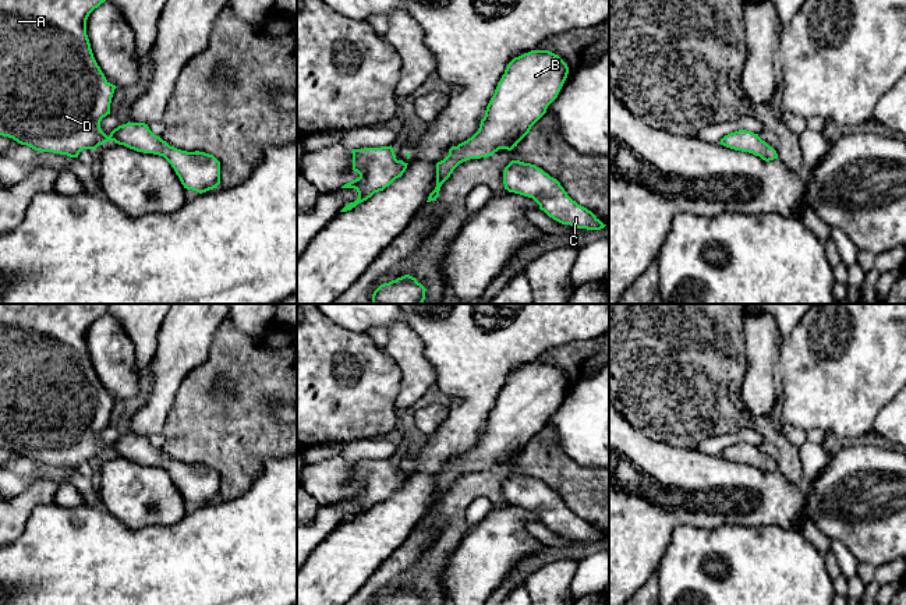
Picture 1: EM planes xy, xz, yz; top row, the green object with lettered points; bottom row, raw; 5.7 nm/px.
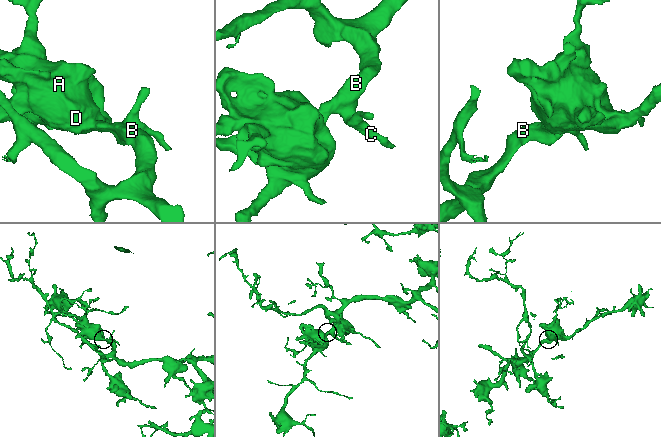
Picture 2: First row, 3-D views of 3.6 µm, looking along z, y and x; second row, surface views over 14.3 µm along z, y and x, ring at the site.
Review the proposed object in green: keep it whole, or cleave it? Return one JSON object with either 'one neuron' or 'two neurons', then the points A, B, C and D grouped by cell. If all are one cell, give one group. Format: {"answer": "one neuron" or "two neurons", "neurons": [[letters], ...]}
{"answer": "one neuron", "neurons": [["A", "B", "C", "D"]]}

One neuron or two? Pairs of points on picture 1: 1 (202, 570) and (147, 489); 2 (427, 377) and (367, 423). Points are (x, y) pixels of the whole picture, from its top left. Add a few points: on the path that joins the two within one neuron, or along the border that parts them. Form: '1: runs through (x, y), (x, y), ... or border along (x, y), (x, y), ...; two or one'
1: border along (187, 513), (174, 523), (152, 524), (138, 530); two
2: border along (400, 368), (400, 391), (395, 402), (396, 409); two

